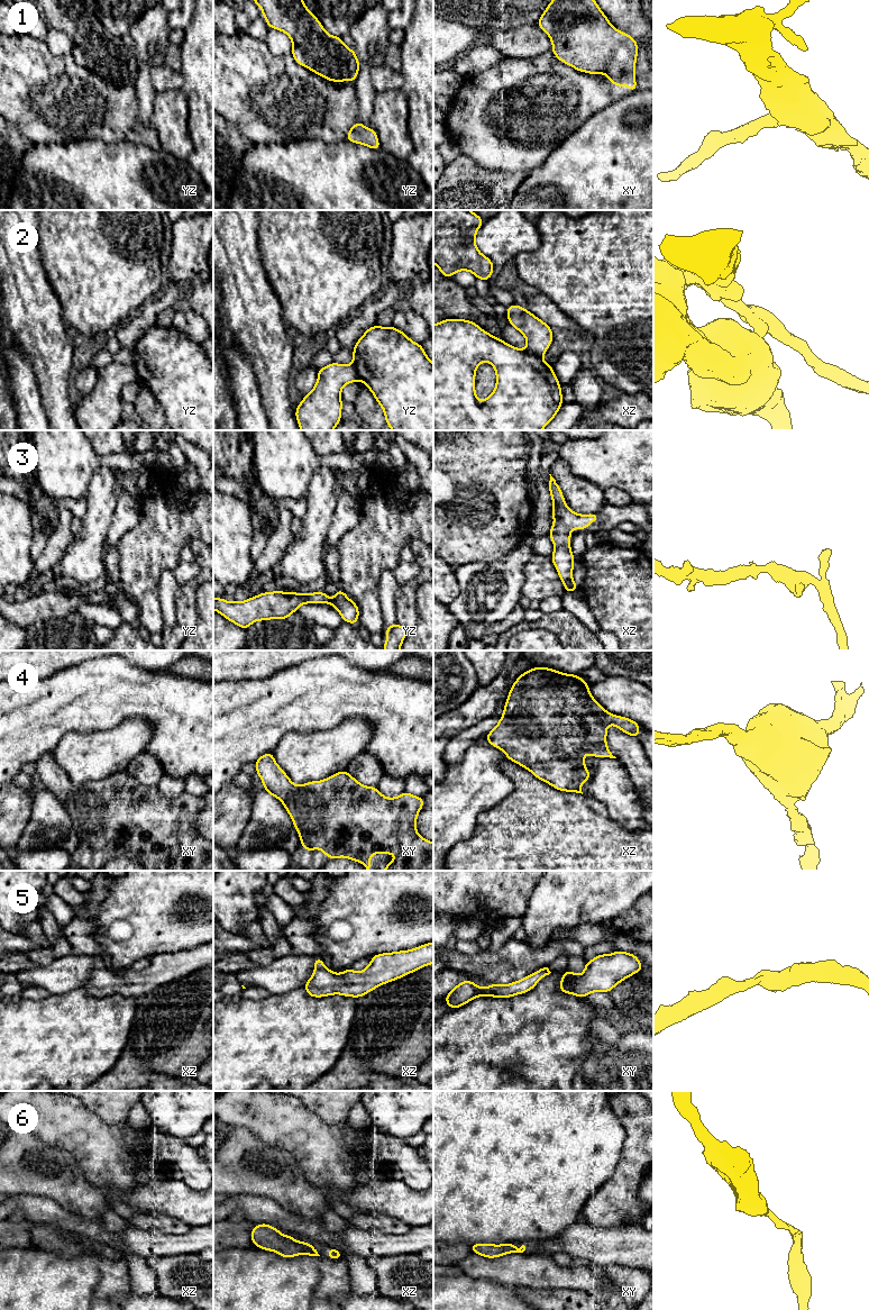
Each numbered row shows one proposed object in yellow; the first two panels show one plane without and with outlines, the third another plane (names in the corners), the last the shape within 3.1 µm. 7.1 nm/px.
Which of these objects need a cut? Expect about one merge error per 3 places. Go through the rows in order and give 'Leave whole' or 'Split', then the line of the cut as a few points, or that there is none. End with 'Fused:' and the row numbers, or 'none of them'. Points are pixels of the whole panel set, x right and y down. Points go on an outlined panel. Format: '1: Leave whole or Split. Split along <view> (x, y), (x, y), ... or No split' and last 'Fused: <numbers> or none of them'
1: Leave whole. No split
2: Split. Split along yz (353, 363), (359, 379)
3: Leave whole. No split
4: Leave whole. No split
5: Leave whole. No split
6: Leave whole. No split
Fused: 2

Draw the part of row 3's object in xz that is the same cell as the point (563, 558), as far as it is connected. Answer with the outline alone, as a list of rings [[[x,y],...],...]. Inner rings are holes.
[[[550,475],[549,492],[552,499],[552,519],[554,525],[550,528],[550,539],[554,543],[555,551],[550,556],[558,575],[564,584],[565,592],[575,592],[578,584],[573,581],[573,570],[575,556],[570,551],[571,529],[588,529],[589,522],[596,522],[600,519],[598,513],[579,515],[571,511],[565,502],[564,494]]]

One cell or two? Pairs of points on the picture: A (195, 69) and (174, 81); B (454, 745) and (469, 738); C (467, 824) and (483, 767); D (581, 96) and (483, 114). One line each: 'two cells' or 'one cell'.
A: two cells
B: one cell
C: one cell
D: one cell

